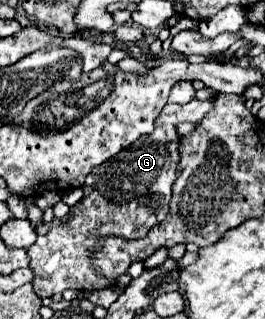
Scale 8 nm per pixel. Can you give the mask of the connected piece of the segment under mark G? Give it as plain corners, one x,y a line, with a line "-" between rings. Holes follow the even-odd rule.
191,100
185,106
167,104
155,120
157,132
141,136
141,140
135,140
129,148
125,148
125,152
119,152
113,160
93,168
83,184
83,198
69,210
69,214
37,226
37,242
29,248
29,268
35,272
33,288
37,296
57,296
67,288
85,292
115,286
123,288
129,284
129,272
121,274
119,280
105,280
105,276
99,276
97,268
89,264
89,256
101,248
101,244
97,244
97,236
123,236
127,240
137,240
145,238
157,222
165,220
173,180
177,176
177,164
181,160
177,124
201,122
211,108
213,100
-
93,232
97,232
97,236
93,236

